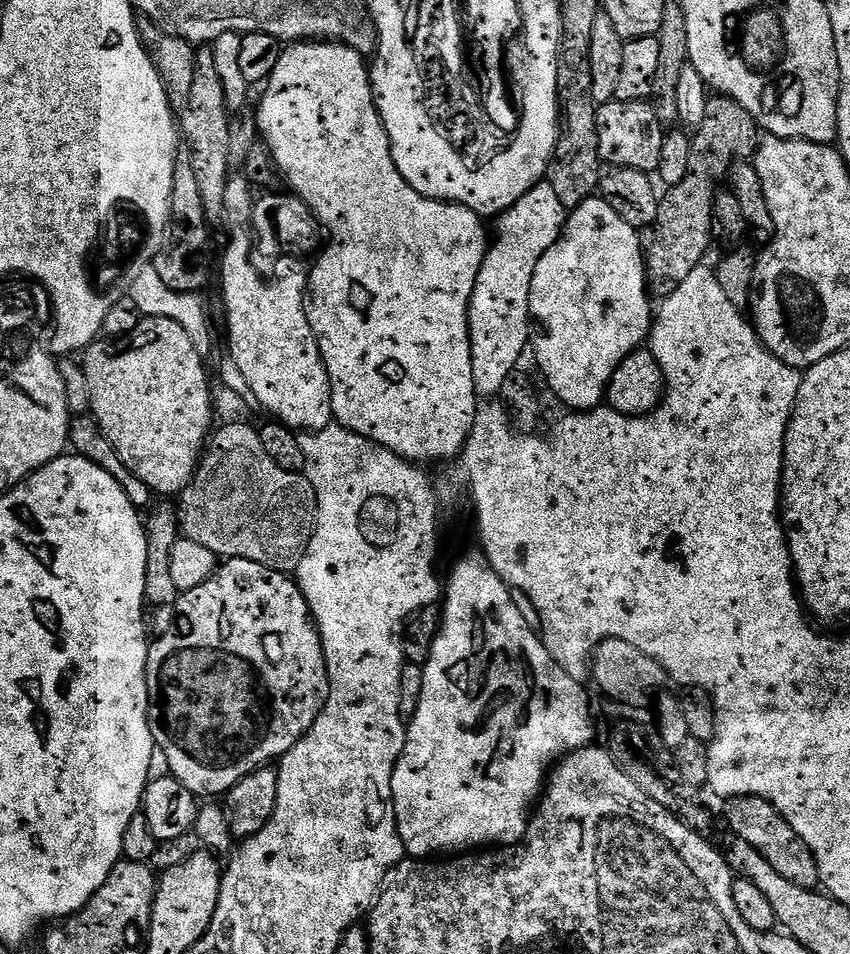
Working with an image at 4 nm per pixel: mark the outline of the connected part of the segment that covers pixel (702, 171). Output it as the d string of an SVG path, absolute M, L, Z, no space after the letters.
M712 94L706 100L705 118L690 136L690 168L682 182L671 185L659 197L656 222L651 229L652 245L646 248L648 287L656 298L668 296L690 275L690 270L705 263L704 255L714 244L712 235L712 203L716 200L718 185L712 180L723 181L734 158L748 158L757 151L758 129L754 118L738 106L731 96Z

